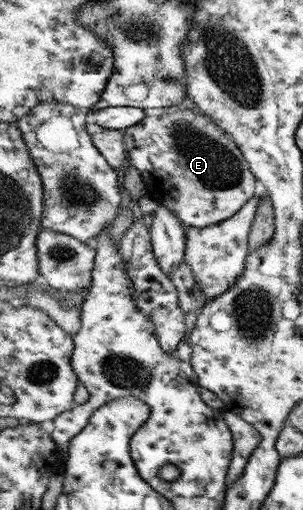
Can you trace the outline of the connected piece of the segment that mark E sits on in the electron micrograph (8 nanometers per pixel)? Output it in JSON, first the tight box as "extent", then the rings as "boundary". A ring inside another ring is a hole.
{"extent":[124,109,255,228],"boundary":[[[183,109],[158,116],[148,116],[138,125],[124,131],[129,151],[130,165],[136,166],[147,181],[148,191],[161,204],[174,209],[180,220],[196,228],[212,227],[230,220],[248,200],[254,197],[255,174],[250,173],[247,159],[240,155],[235,141],[206,115],[199,115],[194,109]]]}

